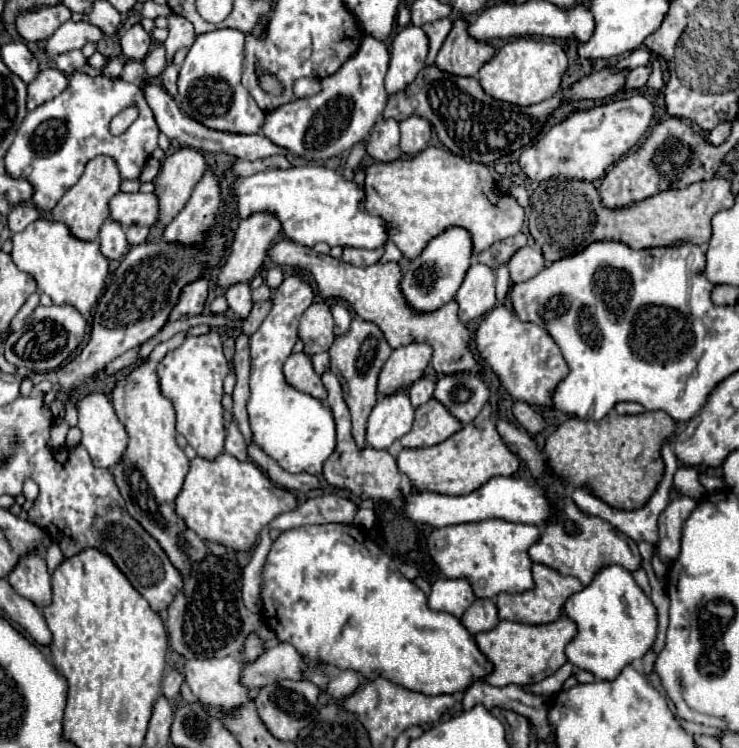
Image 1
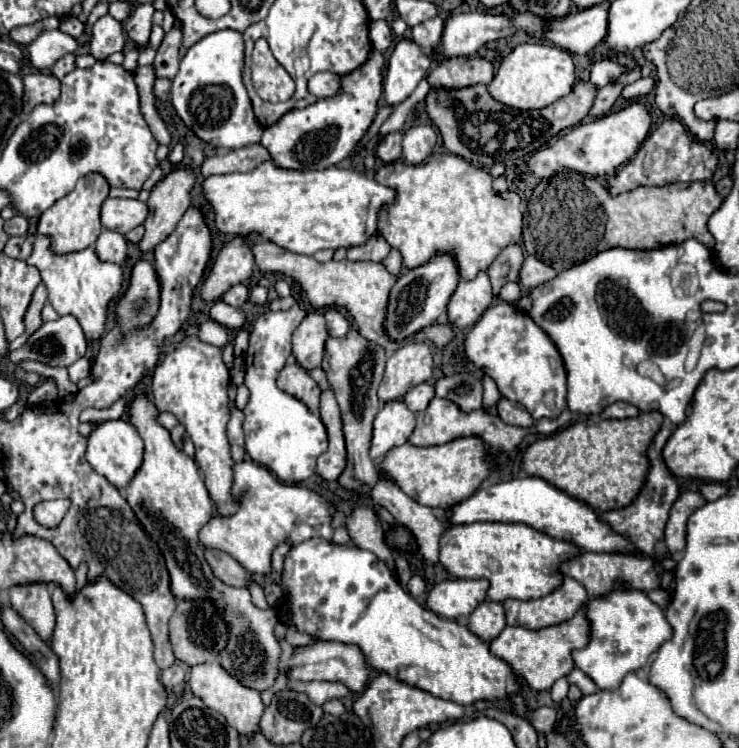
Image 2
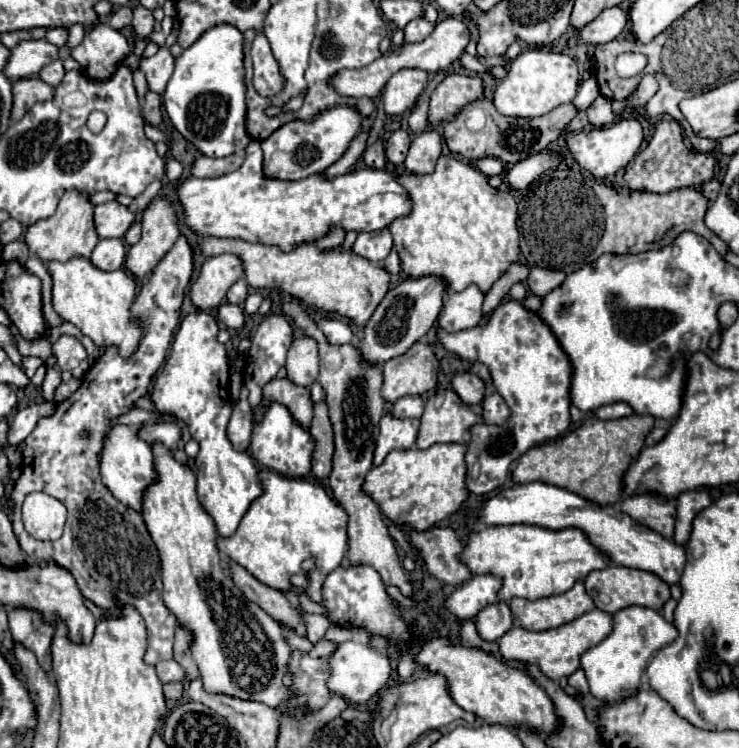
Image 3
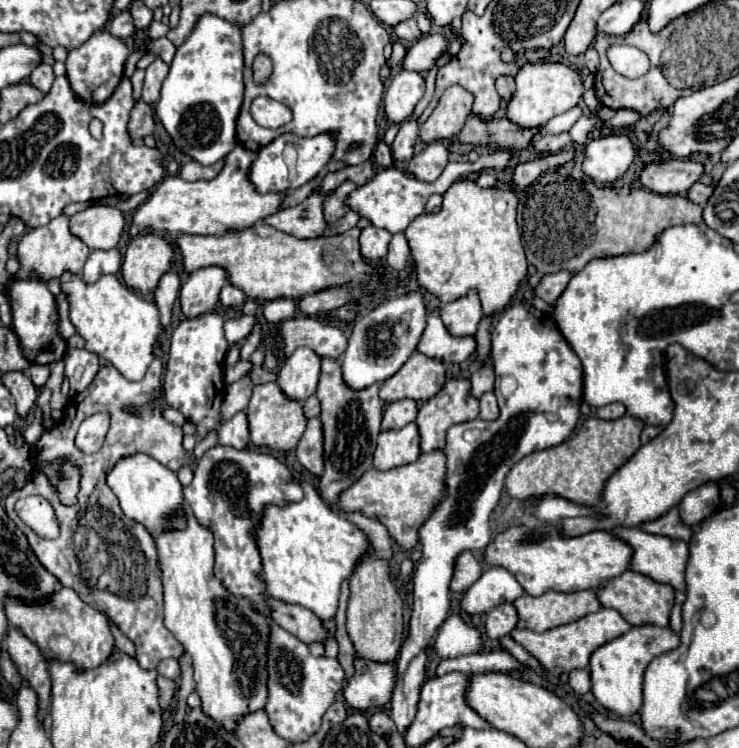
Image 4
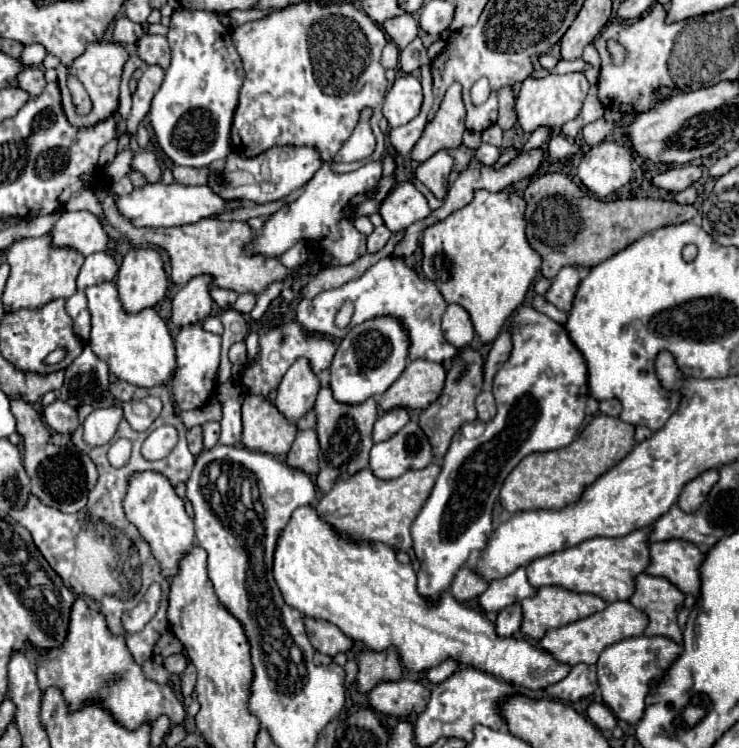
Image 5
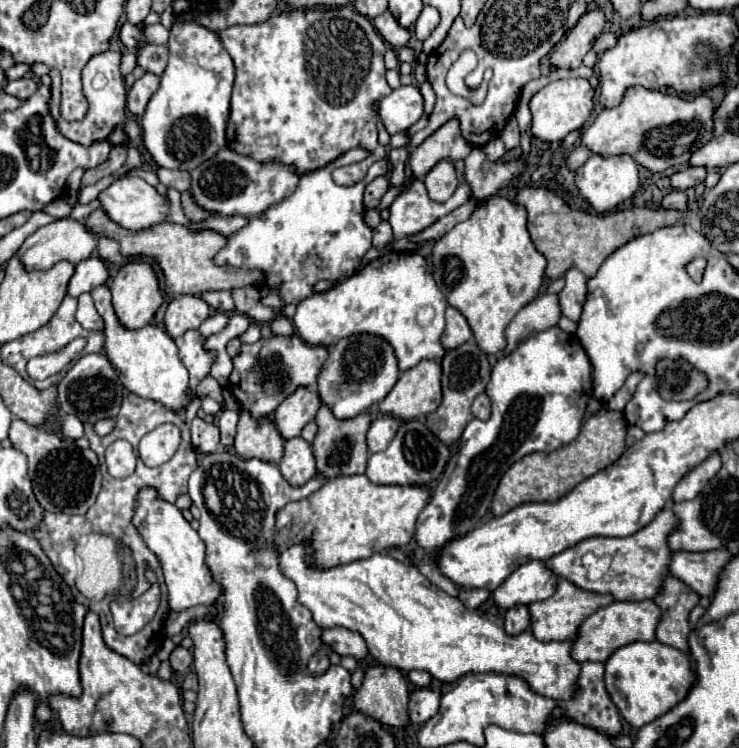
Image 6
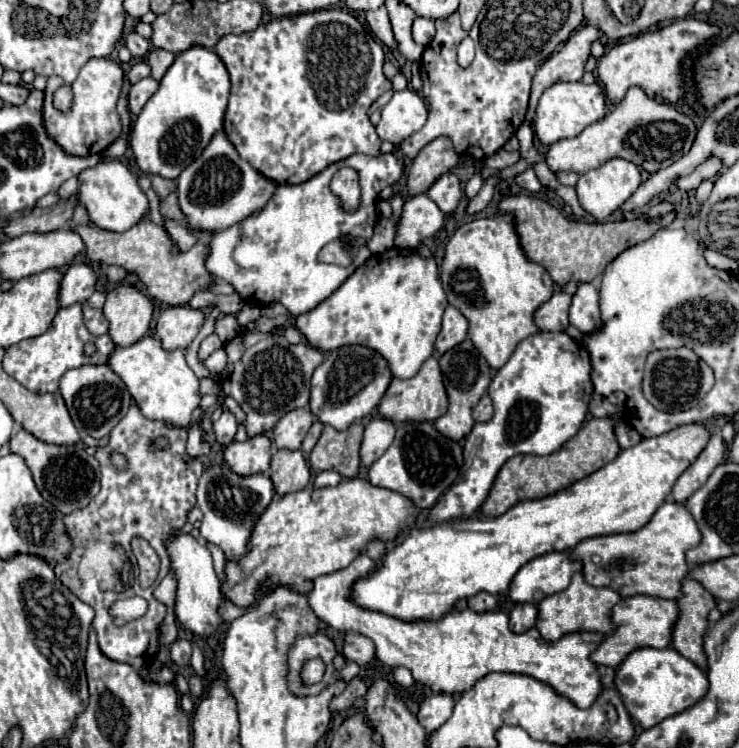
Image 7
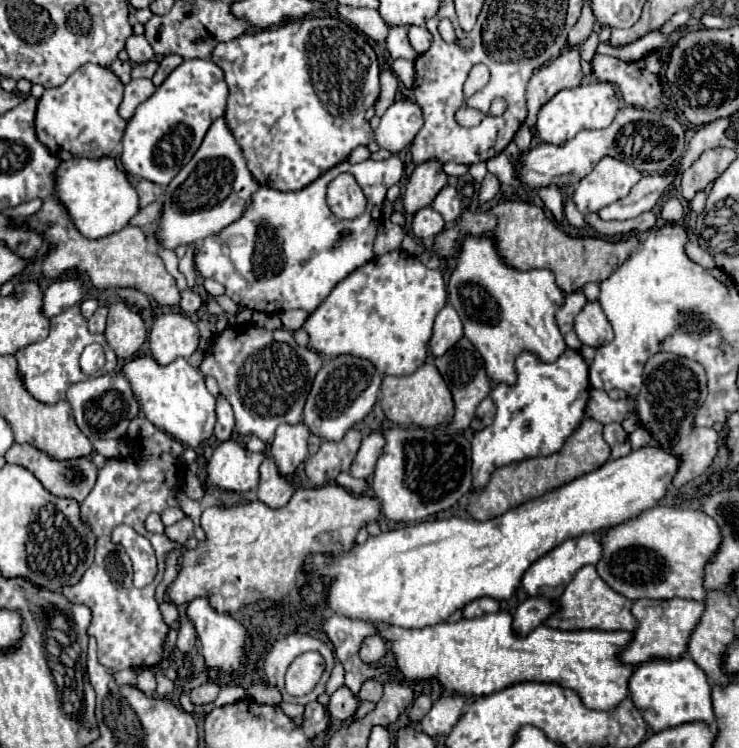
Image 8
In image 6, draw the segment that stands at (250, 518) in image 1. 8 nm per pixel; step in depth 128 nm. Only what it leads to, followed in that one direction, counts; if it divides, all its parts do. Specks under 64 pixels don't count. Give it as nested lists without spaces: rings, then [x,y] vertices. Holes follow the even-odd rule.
[[[294,544],[294,546],[290,546],[288,550],[284,550],[284,552],[280,554],[280,568],[282,568],[282,572],[296,584],[300,604],[304,604],[304,606],[312,612],[312,616],[314,616],[316,624],[320,624],[320,628],[336,628],[336,626],[342,626],[342,628],[348,628],[348,630],[352,630],[352,632],[362,634],[364,640],[366,640],[366,644],[368,644],[370,654],[372,654],[380,664],[384,664],[384,666],[388,666],[388,668],[398,668],[400,672],[426,670],[426,672],[430,672],[432,678],[436,678],[436,680],[440,680],[440,682],[446,682],[446,684],[452,684],[452,682],[460,680],[462,676],[474,674],[474,672],[512,674],[512,676],[524,678],[524,680],[530,684],[532,690],[536,690],[538,694],[542,694],[542,696],[546,696],[546,698],[552,698],[552,700],[570,700],[570,698],[576,694],[576,682],[578,682],[578,676],[580,676],[580,664],[572,658],[572,646],[574,646],[572,640],[548,642],[548,644],[544,644],[544,642],[536,640],[534,634],[532,634],[530,630],[526,630],[526,632],[522,632],[522,634],[516,634],[516,636],[508,636],[508,634],[504,632],[504,620],[502,620],[502,616],[494,616],[494,614],[486,614],[486,612],[482,612],[482,610],[470,610],[470,608],[466,608],[458,598],[452,598],[452,596],[448,596],[444,590],[440,590],[438,586],[434,586],[434,584],[432,584],[426,576],[422,576],[414,566],[410,566],[408,562],[398,562],[398,560],[386,556],[386,554],[372,554],[372,556],[366,558],[366,560],[356,560],[356,562],[350,562],[350,564],[344,564],[344,566],[336,566],[336,568],[330,568],[330,570],[316,570],[316,568],[310,568],[310,556],[312,556],[312,550],[310,550],[306,544]]]

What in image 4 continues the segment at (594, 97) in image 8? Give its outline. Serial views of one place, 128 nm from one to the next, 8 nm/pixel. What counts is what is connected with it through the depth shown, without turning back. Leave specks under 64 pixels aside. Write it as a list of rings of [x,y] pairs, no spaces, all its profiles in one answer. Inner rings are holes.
[[[528,62],[520,68],[516,76],[516,92],[506,106],[506,112],[508,118],[518,126],[534,128],[554,118],[556,114],[574,108],[580,102],[582,94],[584,94],[584,84],[580,80],[580,74],[572,66],[560,62]]]

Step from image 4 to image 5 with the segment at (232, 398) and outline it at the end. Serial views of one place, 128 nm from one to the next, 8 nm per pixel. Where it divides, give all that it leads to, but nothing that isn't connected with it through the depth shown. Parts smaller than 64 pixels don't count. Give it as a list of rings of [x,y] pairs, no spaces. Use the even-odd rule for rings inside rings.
[[[250,332],[244,342],[248,346],[248,362],[254,362],[258,358],[258,334]],[[208,421],[202,424],[202,438],[204,438],[204,448],[210,450],[218,444],[218,436],[220,436],[220,423],[217,421]]]

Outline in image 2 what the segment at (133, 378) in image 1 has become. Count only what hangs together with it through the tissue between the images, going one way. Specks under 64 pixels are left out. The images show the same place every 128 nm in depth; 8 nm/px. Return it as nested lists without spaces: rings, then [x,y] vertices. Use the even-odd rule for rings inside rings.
[[[144,394],[130,404],[130,422],[138,428],[138,434],[144,440],[144,462],[126,488],[126,500],[144,530],[156,540],[164,554],[166,568],[170,572],[172,596],[176,600],[210,600],[220,610],[222,620],[228,624],[228,644],[220,652],[222,668],[246,688],[256,692],[270,690],[276,682],[276,658],[260,662],[260,654],[282,652],[280,642],[274,636],[276,616],[272,610],[256,608],[246,588],[232,588],[214,576],[204,558],[204,544],[198,538],[202,526],[214,516],[212,500],[196,462],[174,446],[168,430],[158,424],[156,416],[156,406]]]

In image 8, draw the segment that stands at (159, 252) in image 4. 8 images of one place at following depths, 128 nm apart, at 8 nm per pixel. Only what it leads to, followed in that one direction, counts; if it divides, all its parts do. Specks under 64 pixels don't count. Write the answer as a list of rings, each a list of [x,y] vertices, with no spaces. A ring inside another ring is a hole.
[[[118,302],[112,304],[108,310],[108,324],[104,336],[116,358],[128,362],[146,342],[146,328],[138,312],[128,308],[124,302]]]

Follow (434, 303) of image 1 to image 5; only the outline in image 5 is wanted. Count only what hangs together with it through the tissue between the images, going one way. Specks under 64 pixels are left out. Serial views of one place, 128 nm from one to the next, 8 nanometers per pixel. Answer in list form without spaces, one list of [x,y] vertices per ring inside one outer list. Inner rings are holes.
[[[376,318],[368,320],[342,338],[334,360],[330,364],[330,390],[340,404],[362,404],[364,400],[384,394],[404,372],[408,362],[408,334],[396,320]]]

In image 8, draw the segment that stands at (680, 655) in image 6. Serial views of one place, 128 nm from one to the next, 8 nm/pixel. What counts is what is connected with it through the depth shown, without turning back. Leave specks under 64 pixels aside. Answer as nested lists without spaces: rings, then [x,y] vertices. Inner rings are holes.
[[[692,658],[652,660],[636,666],[630,678],[630,696],[654,732],[686,722],[704,722],[706,726],[714,724],[710,684],[704,670],[700,670]]]

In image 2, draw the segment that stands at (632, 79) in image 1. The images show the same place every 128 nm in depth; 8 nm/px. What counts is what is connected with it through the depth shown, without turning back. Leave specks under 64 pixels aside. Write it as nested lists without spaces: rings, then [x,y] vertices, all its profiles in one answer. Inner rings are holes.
[[[606,84],[604,88],[600,88],[598,94],[596,94],[596,100],[594,100],[594,104],[592,104],[590,112],[588,112],[588,116],[590,118],[606,116],[610,112],[610,108],[614,106],[614,102],[618,100],[622,88],[624,88],[622,84]]]

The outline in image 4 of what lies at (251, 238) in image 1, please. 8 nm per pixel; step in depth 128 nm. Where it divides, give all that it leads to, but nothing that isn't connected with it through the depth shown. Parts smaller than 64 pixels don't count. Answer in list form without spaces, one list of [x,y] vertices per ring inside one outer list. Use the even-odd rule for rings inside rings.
[[[200,268],[188,276],[180,288],[180,306],[186,318],[212,312],[218,304],[220,288],[226,284],[222,268]]]

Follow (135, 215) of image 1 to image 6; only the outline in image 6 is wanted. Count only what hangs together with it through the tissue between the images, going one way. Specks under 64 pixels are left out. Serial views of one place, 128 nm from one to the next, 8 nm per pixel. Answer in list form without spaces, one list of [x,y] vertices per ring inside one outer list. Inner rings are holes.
[[[62,218],[58,222],[52,222],[48,226],[38,228],[32,236],[28,236],[22,246],[18,248],[18,260],[22,262],[22,266],[26,270],[48,270],[52,268],[56,262],[68,260],[72,264],[78,264],[80,260],[86,260],[92,250],[96,248],[96,236],[92,236],[82,222],[70,220],[70,218]]]

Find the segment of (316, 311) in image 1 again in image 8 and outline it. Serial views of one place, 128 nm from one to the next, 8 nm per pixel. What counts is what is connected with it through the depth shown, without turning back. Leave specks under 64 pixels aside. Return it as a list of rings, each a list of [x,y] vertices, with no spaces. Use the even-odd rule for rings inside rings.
[[[302,422],[294,424],[294,426],[282,424],[276,430],[276,438],[270,444],[270,456],[274,458],[282,476],[294,478],[298,466],[306,460],[308,436],[310,436],[310,432],[308,432],[308,428],[304,428]]]

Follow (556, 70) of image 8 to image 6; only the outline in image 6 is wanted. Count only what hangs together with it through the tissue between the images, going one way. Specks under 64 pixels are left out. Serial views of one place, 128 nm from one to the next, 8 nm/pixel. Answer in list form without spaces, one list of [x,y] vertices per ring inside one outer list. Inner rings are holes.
[[[592,10],[584,14],[576,28],[568,32],[564,42],[556,44],[550,52],[550,64],[554,68],[578,68],[582,66],[582,58],[586,52],[592,48],[594,40],[602,34],[604,28],[604,12],[602,10]]]

